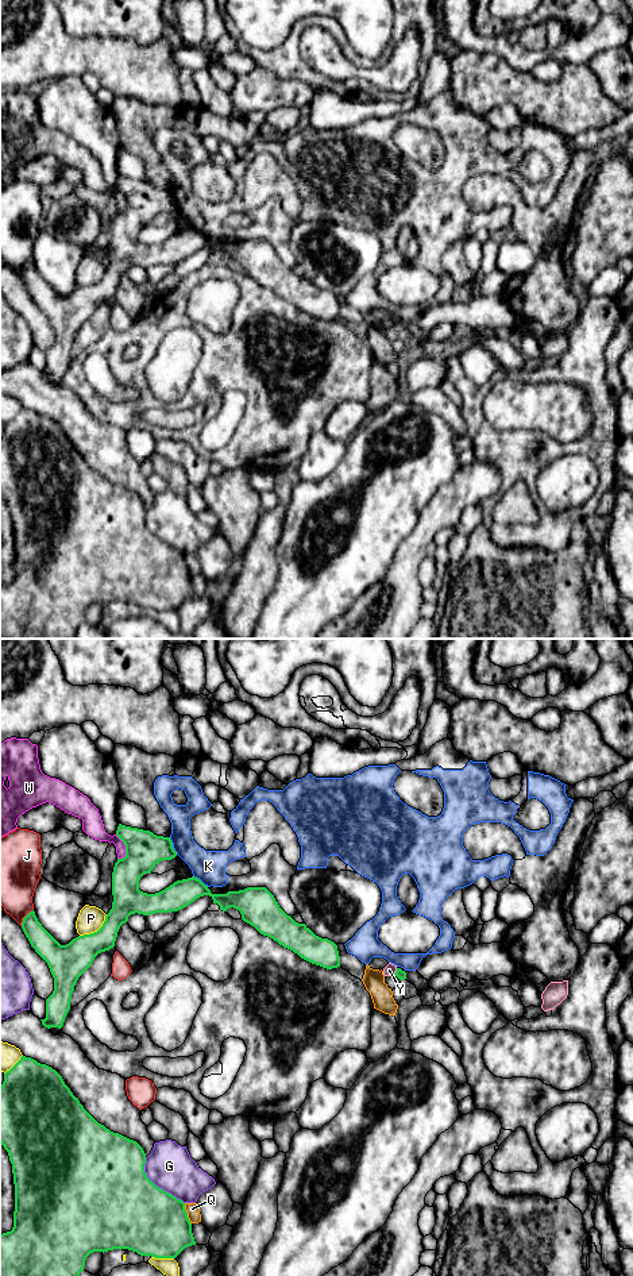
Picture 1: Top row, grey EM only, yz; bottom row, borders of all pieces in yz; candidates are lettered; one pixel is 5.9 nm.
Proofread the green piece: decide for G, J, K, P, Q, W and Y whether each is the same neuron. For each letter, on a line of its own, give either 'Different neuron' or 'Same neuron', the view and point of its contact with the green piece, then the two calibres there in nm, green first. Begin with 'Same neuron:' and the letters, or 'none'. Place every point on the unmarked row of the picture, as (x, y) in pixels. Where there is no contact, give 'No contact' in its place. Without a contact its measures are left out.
Same neuron: none
G: Different neuron. Touches green at yz (155, 538). Thickness 480 nm (green) against 280 nm
J: Different neuron. Touches green at yz (24, 269). Thickness 140 nm (green) against 320 nm
K: Different neuron. Touches green at yz (172, 197). Thickness 220 nm (green) against 190 nm
P: Different neuron. Touches green at yz (97, 282). Thickness 220 nm (green) against 160 nm
Q: Different neuron. Touches green at yz (186, 566). Thickness 400 nm (green) against 80 nm
W: Different neuron. Touches green at yz (126, 199). Thickness 220 nm (green) against 130 nm
Y: Different neuron. Touches green at yz (396, 323). Thickness 60 nm (green) against 70 nm

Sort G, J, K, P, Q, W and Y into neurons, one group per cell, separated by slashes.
G / J / K / P / Q / W Y

